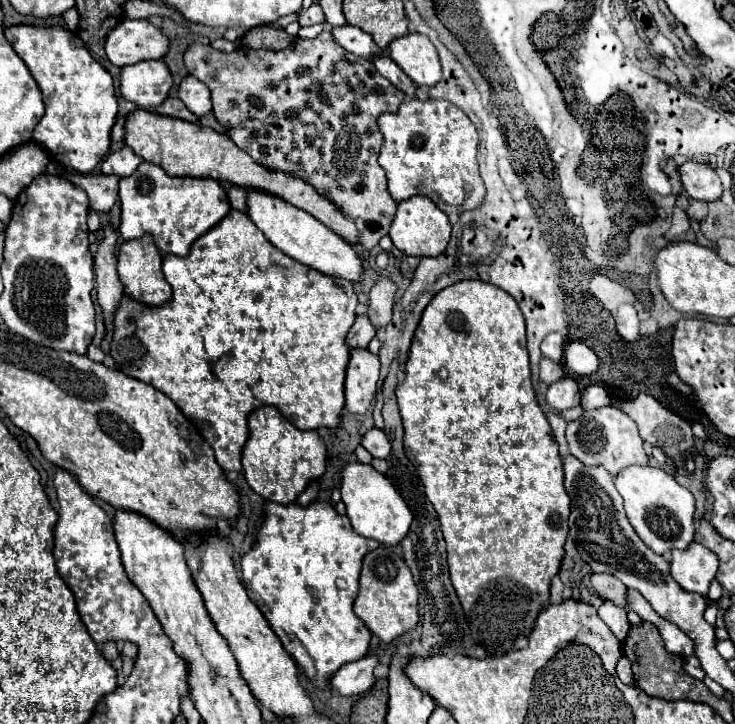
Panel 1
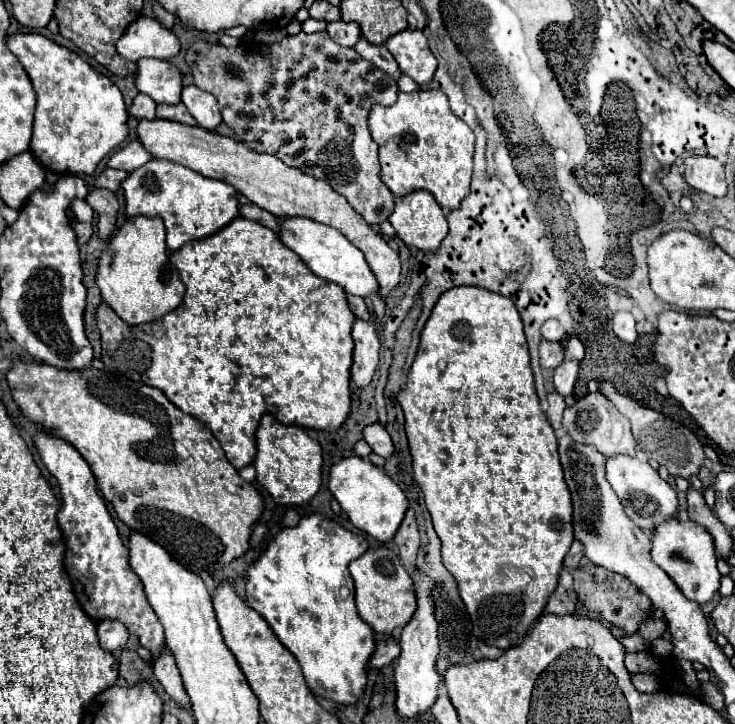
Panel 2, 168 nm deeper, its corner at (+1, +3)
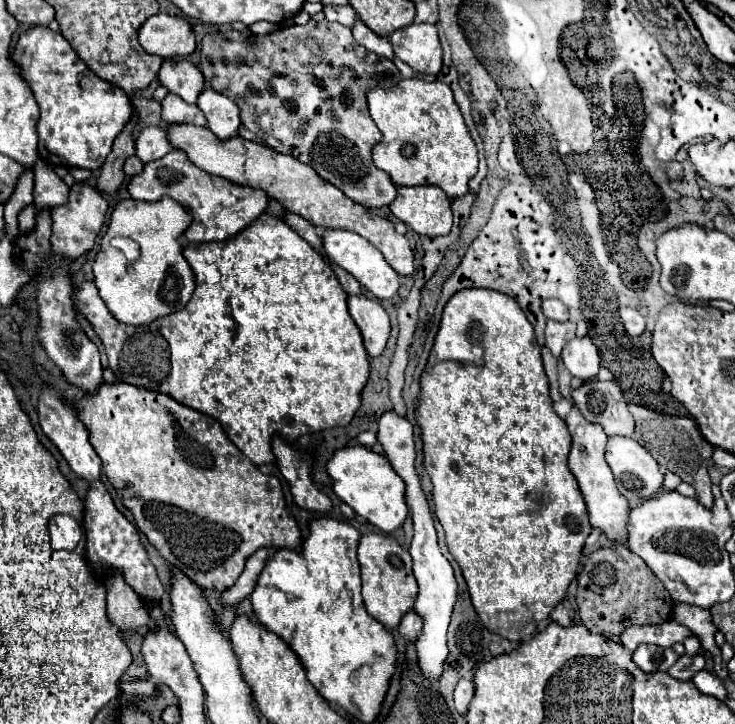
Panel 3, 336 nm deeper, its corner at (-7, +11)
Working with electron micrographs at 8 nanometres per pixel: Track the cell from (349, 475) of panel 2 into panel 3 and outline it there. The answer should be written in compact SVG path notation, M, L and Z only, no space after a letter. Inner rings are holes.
M364 446L340 448L326 464L326 470L332 478L334 494L342 502L352 506L356 514L378 526L382 532L392 532L402 526L408 516L408 506L404 500L404 482L382 454L376 454Z

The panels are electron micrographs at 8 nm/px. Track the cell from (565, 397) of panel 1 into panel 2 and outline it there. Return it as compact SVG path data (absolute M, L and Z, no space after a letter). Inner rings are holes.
M564 360L554 370L554 390L560 396L572 396L576 378L578 378L578 362L576 360Z

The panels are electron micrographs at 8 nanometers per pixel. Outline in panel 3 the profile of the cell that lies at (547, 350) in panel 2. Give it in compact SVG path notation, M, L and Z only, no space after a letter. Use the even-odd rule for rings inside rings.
M548 320L546 324L546 346L550 348L550 352L558 358L564 344L568 340L576 338L576 324L574 322L552 322Z

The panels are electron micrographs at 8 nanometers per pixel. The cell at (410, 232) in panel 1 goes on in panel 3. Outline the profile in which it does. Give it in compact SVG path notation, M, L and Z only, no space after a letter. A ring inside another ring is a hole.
M402 186L388 208L398 220L424 236L444 236L452 228L450 202L438 186Z

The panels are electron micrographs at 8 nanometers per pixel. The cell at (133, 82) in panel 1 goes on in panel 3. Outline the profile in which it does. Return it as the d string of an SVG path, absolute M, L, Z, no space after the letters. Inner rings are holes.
M164 60L158 72L158 80L172 94L178 94L184 102L196 104L200 92L206 88L202 72L188 60Z

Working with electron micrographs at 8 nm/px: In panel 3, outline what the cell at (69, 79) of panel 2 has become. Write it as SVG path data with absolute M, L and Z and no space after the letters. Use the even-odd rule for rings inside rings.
M32 26L20 34L12 50L12 60L20 66L20 76L32 88L40 108L40 118L36 122L40 158L50 166L98 170L110 154L114 138L132 116L128 96L98 78L60 32L52 32L44 26Z

